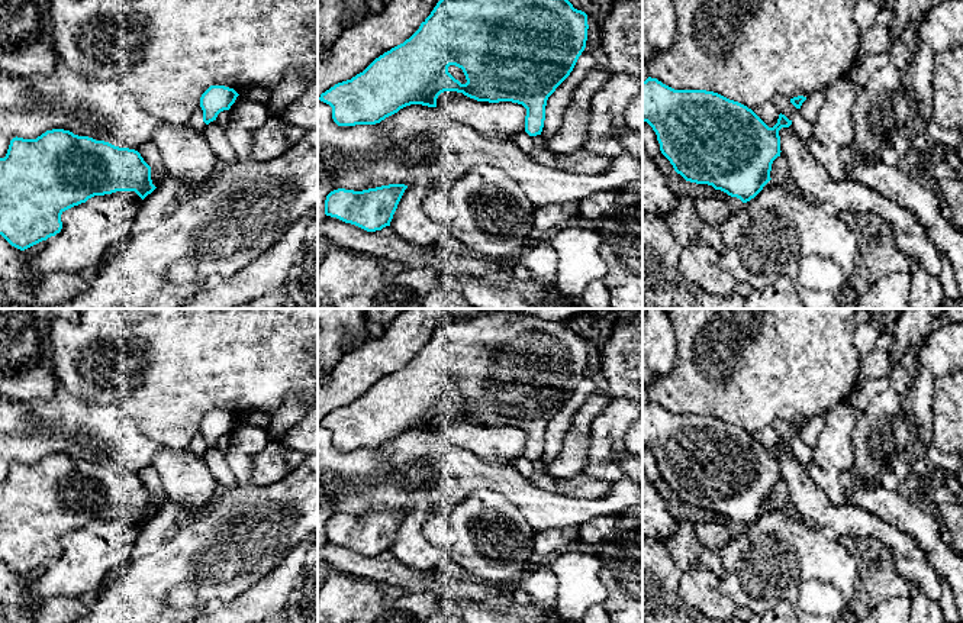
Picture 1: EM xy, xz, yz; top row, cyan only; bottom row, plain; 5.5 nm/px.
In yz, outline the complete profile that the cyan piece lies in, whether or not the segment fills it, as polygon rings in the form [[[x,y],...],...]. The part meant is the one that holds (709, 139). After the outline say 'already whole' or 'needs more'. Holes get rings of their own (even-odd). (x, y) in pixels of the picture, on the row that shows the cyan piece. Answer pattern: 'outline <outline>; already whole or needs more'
outline [[[651,77],[642,81],[642,122],[653,127],[661,154],[686,181],[712,185],[743,203],[754,198],[772,180],[772,164],[782,152],[779,130],[792,125],[792,120],[780,113],[777,123],[769,127],[751,109],[738,101],[706,90],[674,90]]]; already whole

